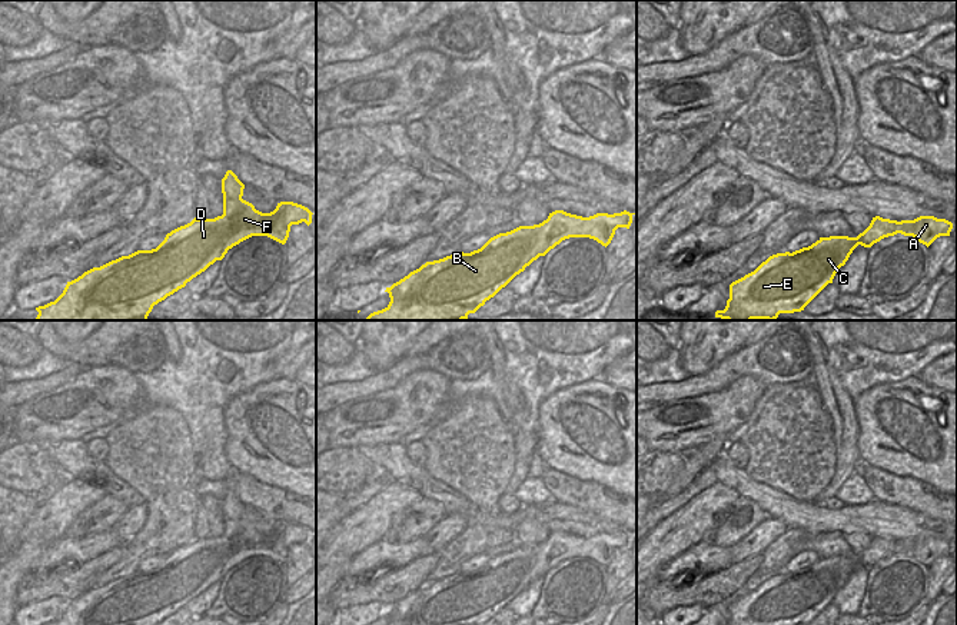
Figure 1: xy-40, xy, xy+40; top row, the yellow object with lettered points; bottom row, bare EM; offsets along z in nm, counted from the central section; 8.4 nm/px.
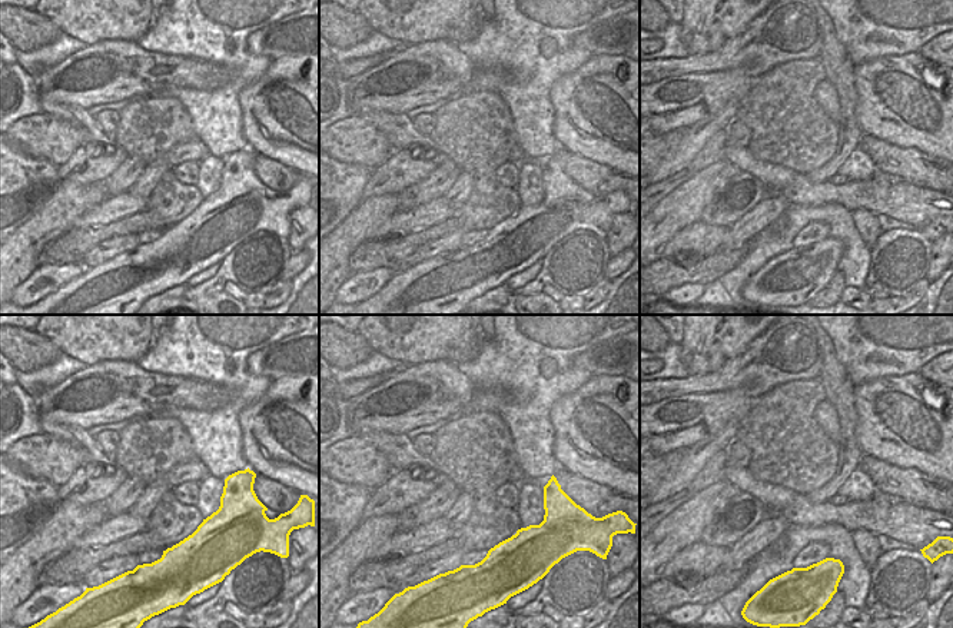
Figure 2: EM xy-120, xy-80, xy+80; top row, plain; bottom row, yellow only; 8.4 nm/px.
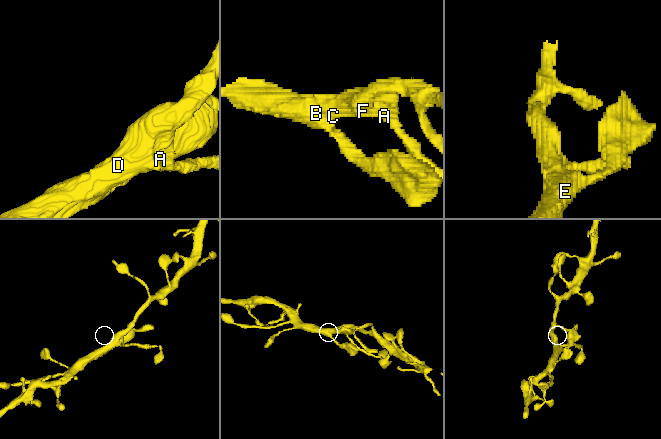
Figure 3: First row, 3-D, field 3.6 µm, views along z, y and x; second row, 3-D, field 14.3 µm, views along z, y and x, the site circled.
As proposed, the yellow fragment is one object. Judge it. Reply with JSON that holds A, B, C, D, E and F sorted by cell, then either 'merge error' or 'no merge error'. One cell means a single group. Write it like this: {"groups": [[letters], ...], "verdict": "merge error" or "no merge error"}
{"groups": [["A", "B", "C", "D", "E", "F"]], "verdict": "no merge error"}

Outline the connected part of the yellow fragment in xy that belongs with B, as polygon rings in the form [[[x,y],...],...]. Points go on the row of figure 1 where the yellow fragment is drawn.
[[[555,210],[548,219],[534,226],[519,226],[511,232],[491,237],[481,249],[471,253],[456,253],[439,260],[426,262],[419,269],[386,287],[389,305],[370,313],[366,320],[463,320],[494,297],[516,275],[525,270],[539,256],[569,237],[589,237],[608,246],[618,227],[629,229],[632,216],[621,213],[597,213],[589,217]]]

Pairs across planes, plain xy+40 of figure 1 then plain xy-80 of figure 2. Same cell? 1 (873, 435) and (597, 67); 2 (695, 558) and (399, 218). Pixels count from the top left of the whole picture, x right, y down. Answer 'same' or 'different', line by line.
1: same
2: same

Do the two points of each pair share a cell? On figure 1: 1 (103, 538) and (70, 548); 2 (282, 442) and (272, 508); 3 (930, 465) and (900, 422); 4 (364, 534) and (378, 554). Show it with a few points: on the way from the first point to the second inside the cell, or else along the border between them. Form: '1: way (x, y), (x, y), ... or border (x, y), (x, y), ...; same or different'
1: way (95, 545), (79, 548); same
2: border (243, 475), (301, 496); different
3: way (930, 455), (910, 432); same
4: border (381, 538), (352, 558); different

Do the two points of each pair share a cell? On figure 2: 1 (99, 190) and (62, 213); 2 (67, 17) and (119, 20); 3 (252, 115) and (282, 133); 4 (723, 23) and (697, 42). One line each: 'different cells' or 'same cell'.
1: same cell
2: same cell
3: same cell
4: same cell

